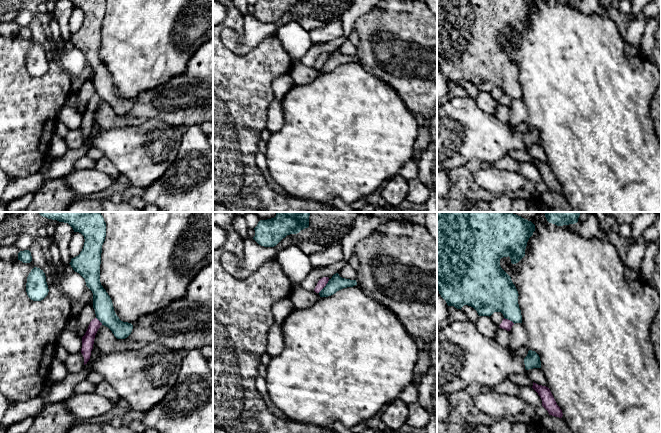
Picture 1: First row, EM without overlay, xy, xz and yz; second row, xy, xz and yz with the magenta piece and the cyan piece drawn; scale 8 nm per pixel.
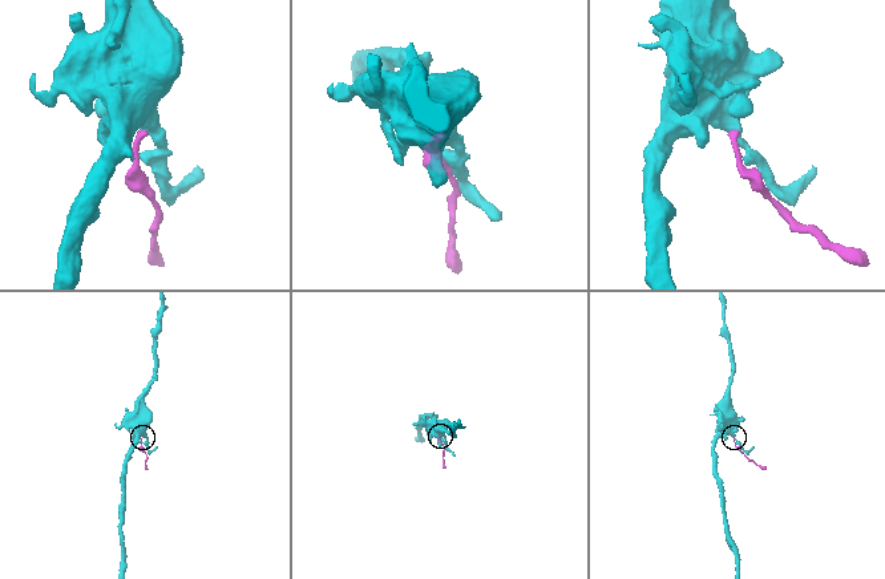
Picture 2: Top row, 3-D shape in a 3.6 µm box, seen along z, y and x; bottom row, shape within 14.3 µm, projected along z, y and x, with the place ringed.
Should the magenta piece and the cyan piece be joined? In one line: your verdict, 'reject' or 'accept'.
reject

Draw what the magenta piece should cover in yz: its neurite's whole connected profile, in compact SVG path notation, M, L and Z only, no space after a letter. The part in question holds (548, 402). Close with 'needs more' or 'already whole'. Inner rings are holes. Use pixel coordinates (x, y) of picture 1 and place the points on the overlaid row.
M533 382L532 388L538 393L542 400L542 406L548 411L549 415L562 418L563 413L557 405L550 389L546 386L538 385Z; already whole

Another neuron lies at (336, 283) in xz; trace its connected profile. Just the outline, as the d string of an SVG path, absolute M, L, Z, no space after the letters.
M336 273L329 279L326 286L319 292L319 295L320 297L328 297L343 288L353 287L355 285L357 285L356 280L342 278Z

